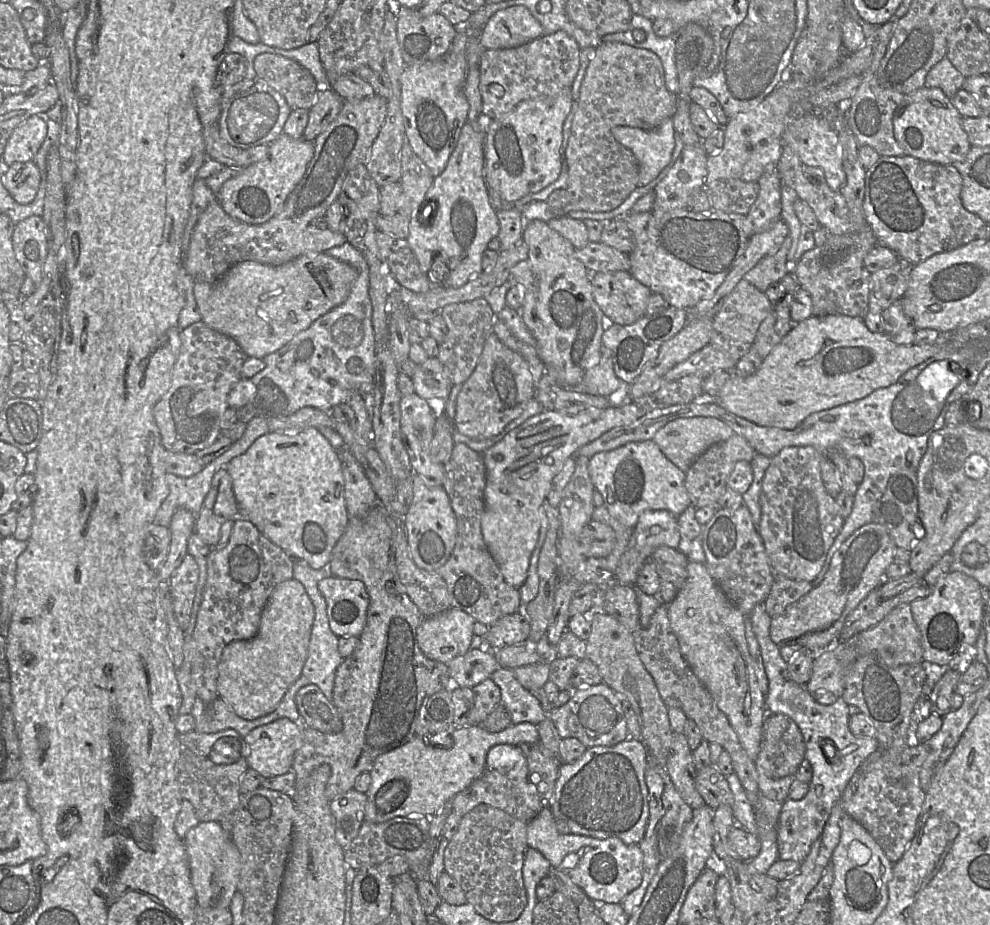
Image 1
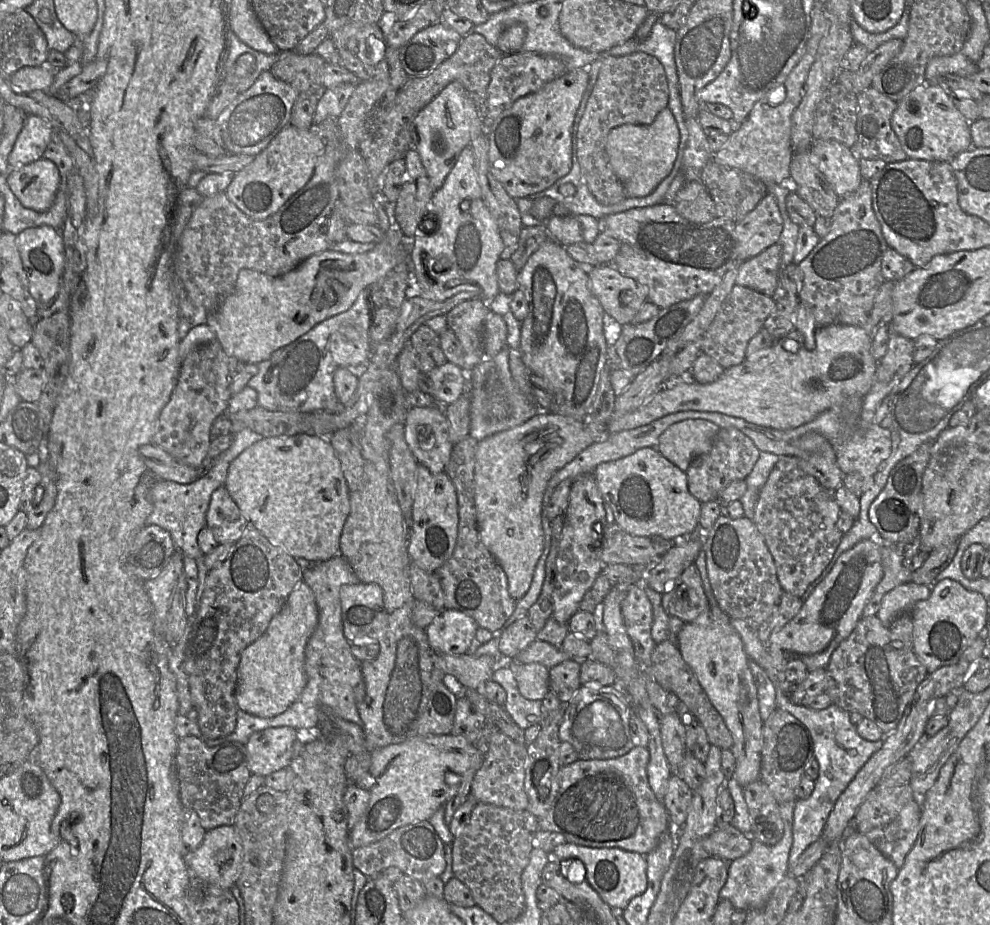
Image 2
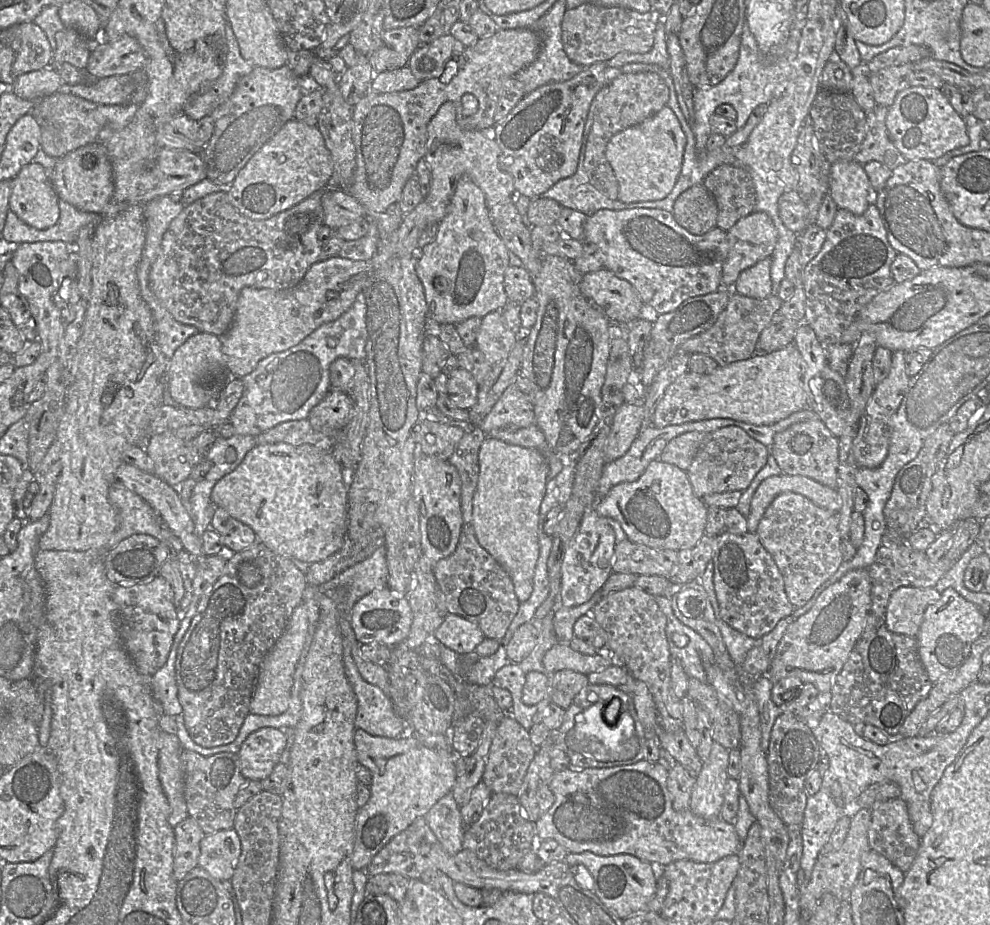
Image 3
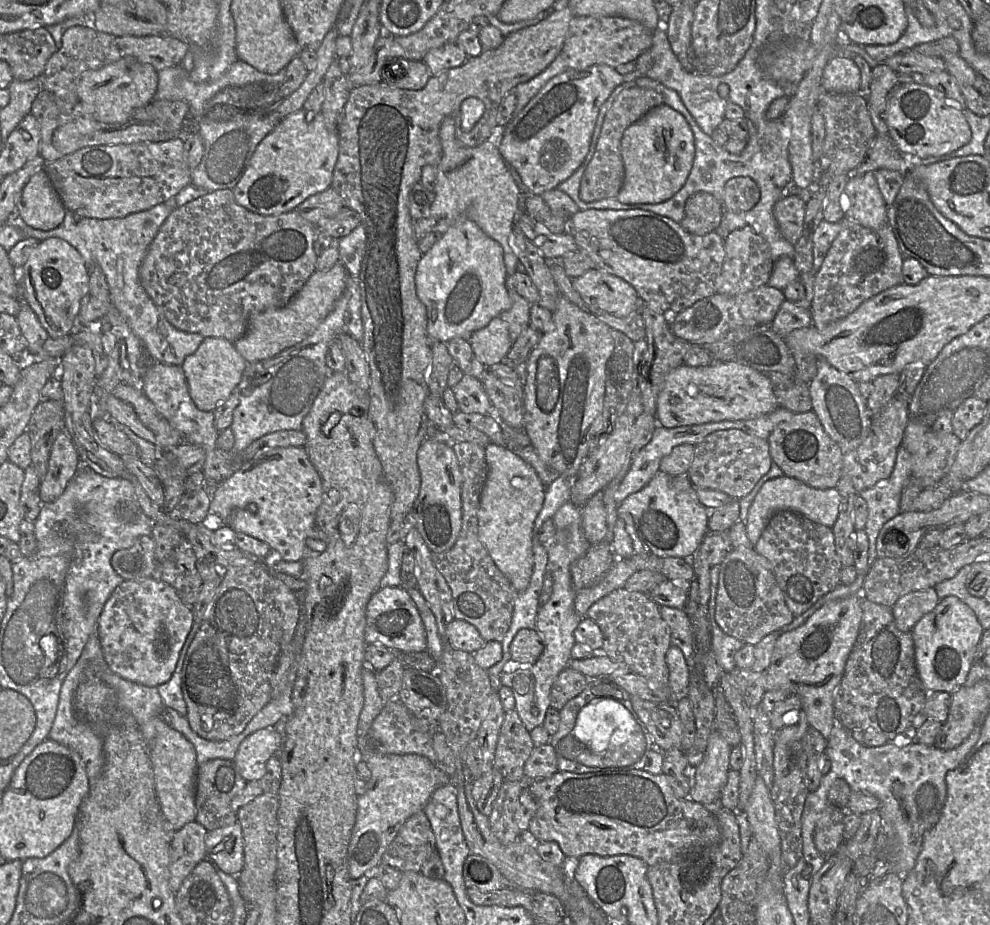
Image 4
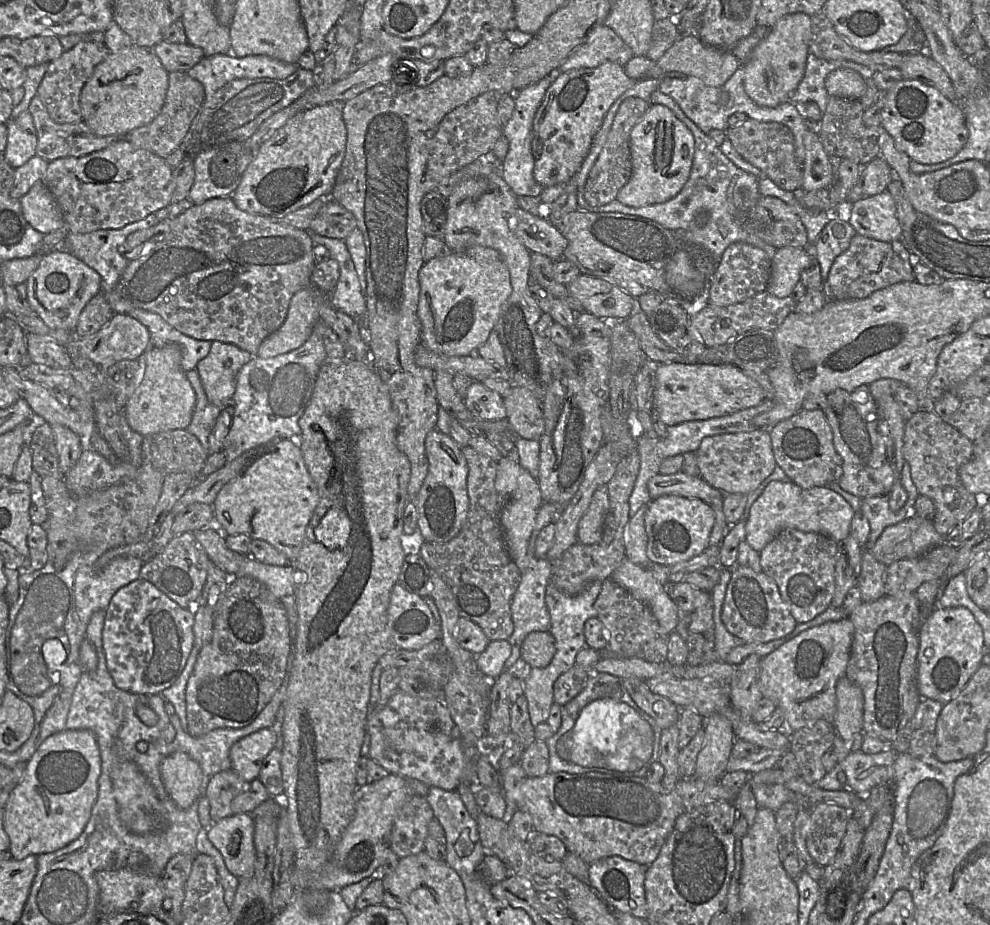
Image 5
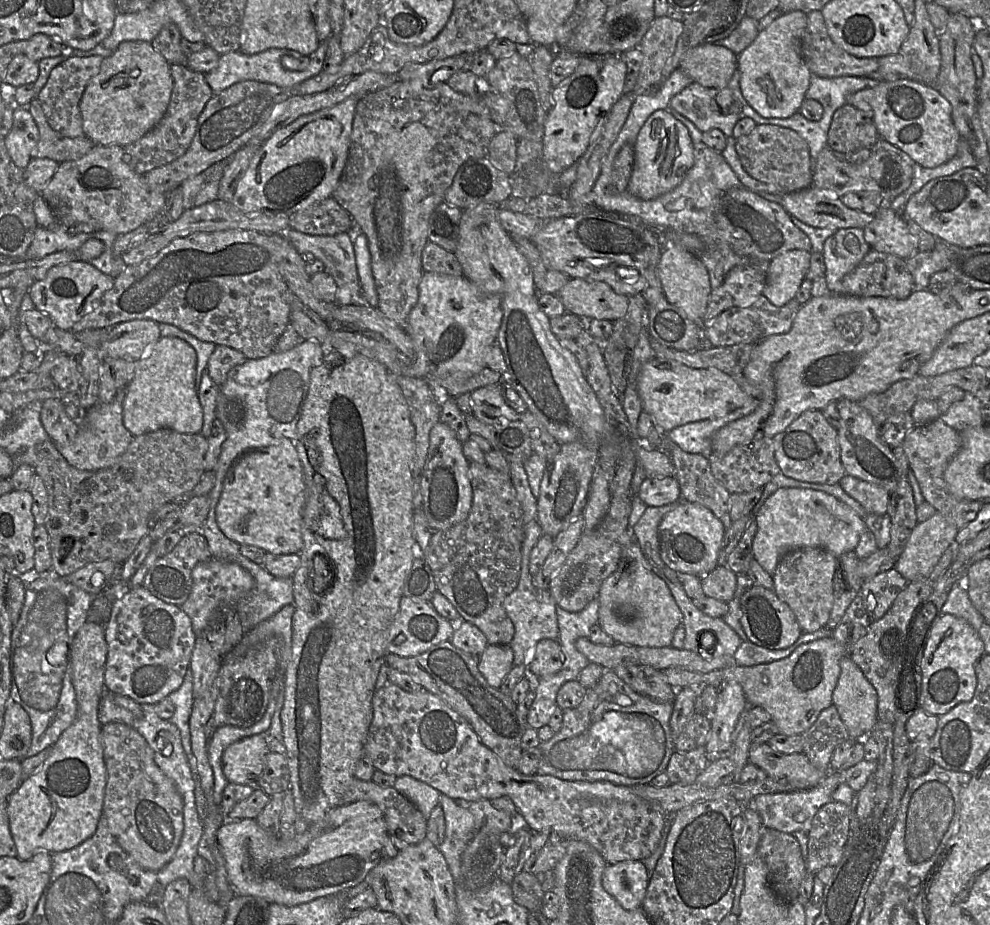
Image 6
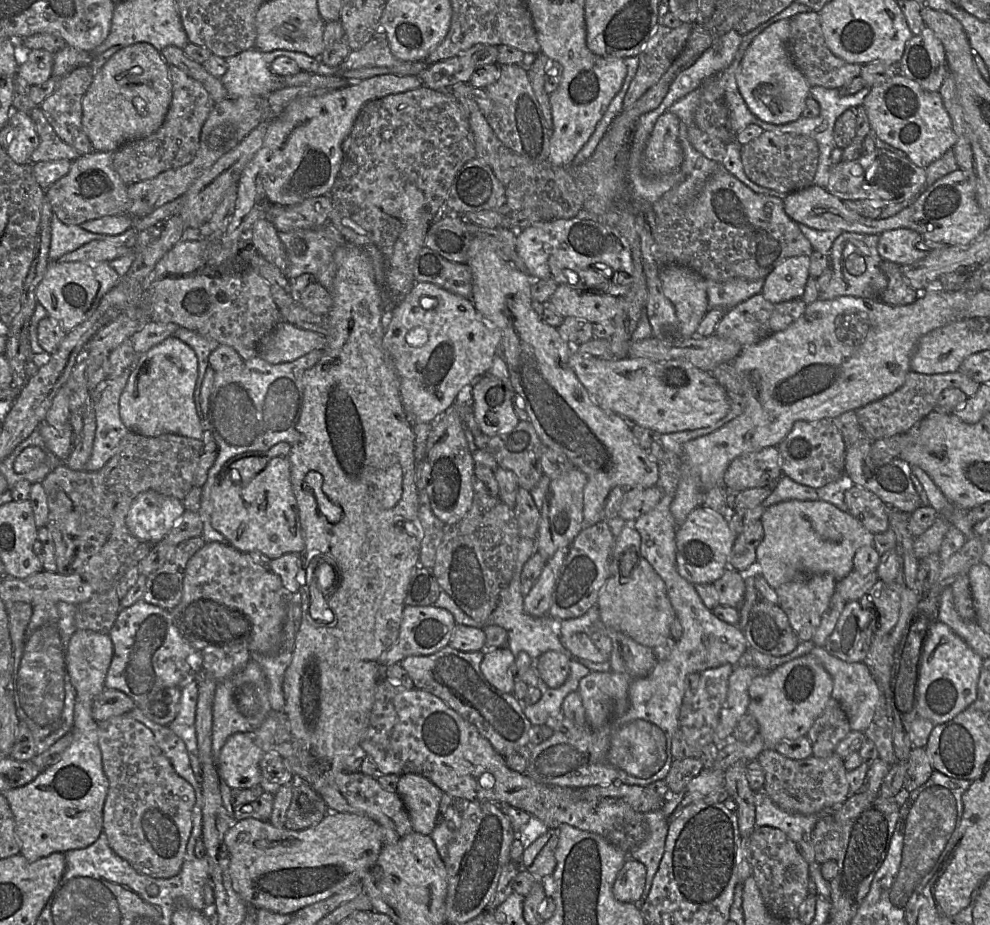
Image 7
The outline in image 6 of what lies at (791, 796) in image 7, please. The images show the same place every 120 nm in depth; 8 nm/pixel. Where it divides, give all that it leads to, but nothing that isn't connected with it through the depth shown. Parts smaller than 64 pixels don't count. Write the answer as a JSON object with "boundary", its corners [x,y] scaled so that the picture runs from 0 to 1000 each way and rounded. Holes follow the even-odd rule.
{"boundary":[[[775,803],[759,805],[756,815],[756,825],[759,825],[782,842],[793,842],[801,855],[812,855],[826,850],[836,838],[836,832],[825,831],[811,814],[793,815],[780,810]]]}

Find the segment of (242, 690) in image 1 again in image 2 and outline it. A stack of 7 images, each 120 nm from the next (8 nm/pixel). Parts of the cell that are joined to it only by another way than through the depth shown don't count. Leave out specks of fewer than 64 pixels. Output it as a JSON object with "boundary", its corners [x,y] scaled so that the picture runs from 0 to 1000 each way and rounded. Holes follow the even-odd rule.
{"boundary":[[[302,628],[282,662],[275,667],[269,682],[243,706],[237,745],[240,768],[258,775],[276,776],[288,770],[300,757],[310,737],[307,723],[309,695],[320,674],[321,657],[316,639],[307,628]]]}

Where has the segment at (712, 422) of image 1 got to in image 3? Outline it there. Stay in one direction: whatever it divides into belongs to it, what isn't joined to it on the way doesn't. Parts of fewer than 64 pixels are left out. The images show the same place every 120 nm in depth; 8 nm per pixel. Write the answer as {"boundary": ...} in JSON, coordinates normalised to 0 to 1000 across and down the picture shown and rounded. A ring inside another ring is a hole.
{"boundary":[[[705,466],[687,469],[673,480],[666,495],[669,499],[694,509],[713,471],[714,468]]]}

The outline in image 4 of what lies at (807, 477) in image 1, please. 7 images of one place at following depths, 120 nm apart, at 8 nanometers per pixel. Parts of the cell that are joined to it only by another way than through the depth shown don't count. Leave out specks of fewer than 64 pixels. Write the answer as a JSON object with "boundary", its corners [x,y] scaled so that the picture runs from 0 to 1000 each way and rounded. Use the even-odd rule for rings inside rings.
{"boundary":[[[802,552],[783,555],[772,571],[764,597],[779,611],[794,654],[802,667],[816,659],[827,646],[849,630],[849,605],[844,597],[840,571],[824,565]]]}

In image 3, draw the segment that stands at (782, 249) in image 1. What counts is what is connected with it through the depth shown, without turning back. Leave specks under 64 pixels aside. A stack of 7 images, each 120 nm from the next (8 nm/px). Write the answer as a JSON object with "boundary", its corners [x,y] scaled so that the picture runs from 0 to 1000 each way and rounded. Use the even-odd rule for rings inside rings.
{"boundary":[[[775,278],[749,293],[739,315],[760,322],[775,322],[780,318],[778,295],[779,278]]]}

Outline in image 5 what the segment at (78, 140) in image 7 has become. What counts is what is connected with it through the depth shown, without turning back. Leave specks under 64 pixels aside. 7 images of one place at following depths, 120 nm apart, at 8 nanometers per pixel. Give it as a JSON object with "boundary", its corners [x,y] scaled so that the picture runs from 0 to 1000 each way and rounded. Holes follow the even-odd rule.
{"boundary":[[[83,44],[49,68],[36,103],[39,104],[55,132],[69,134],[83,131],[82,98],[97,70],[105,66],[110,57],[111,55],[104,45]]]}

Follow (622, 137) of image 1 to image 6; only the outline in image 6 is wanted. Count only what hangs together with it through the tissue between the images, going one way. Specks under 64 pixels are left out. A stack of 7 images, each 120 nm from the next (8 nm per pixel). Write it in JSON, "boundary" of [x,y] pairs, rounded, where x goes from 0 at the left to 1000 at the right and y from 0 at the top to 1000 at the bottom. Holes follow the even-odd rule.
{"boundary":[[[675,119],[660,121],[647,137],[640,155],[640,178],[632,206],[658,216],[684,202],[701,177],[701,162],[694,138]]]}

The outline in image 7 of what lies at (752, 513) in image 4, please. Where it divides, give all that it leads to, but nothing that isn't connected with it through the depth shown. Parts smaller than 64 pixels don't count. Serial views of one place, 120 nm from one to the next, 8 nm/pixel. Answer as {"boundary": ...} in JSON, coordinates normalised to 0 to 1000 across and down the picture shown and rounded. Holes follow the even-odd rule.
{"boundary":[[[796,541],[779,546],[768,563],[772,581],[764,594],[764,618],[782,637],[809,621],[837,619],[849,627],[862,616],[865,596],[883,589],[883,578],[865,560],[829,541]]]}

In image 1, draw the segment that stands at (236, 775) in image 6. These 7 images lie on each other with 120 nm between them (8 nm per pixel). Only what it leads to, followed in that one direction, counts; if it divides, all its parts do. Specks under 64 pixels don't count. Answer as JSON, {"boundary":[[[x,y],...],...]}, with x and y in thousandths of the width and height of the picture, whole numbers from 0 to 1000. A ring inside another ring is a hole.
{"boundary":[[[283,776],[255,788],[246,797],[251,829],[267,841],[294,834],[304,795],[302,784],[291,776]]]}

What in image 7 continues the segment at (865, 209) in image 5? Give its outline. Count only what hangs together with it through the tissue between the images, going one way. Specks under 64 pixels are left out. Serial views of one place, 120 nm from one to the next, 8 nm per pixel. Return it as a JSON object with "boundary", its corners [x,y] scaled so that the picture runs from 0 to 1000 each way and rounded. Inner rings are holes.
{"boundary":[[[908,246],[888,253],[887,272],[894,282],[909,288],[921,285],[933,279],[936,274],[926,269],[930,254],[921,248]]]}

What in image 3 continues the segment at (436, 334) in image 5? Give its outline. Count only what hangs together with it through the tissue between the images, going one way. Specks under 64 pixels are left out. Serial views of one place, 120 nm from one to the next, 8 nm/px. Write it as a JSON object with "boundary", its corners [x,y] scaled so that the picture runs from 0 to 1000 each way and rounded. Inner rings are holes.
{"boundary":[[[466,191],[439,258],[420,272],[419,293],[427,310],[432,344],[441,351],[461,351],[475,343],[507,336],[514,325],[509,312],[513,274],[497,242],[487,205],[473,191]]]}

